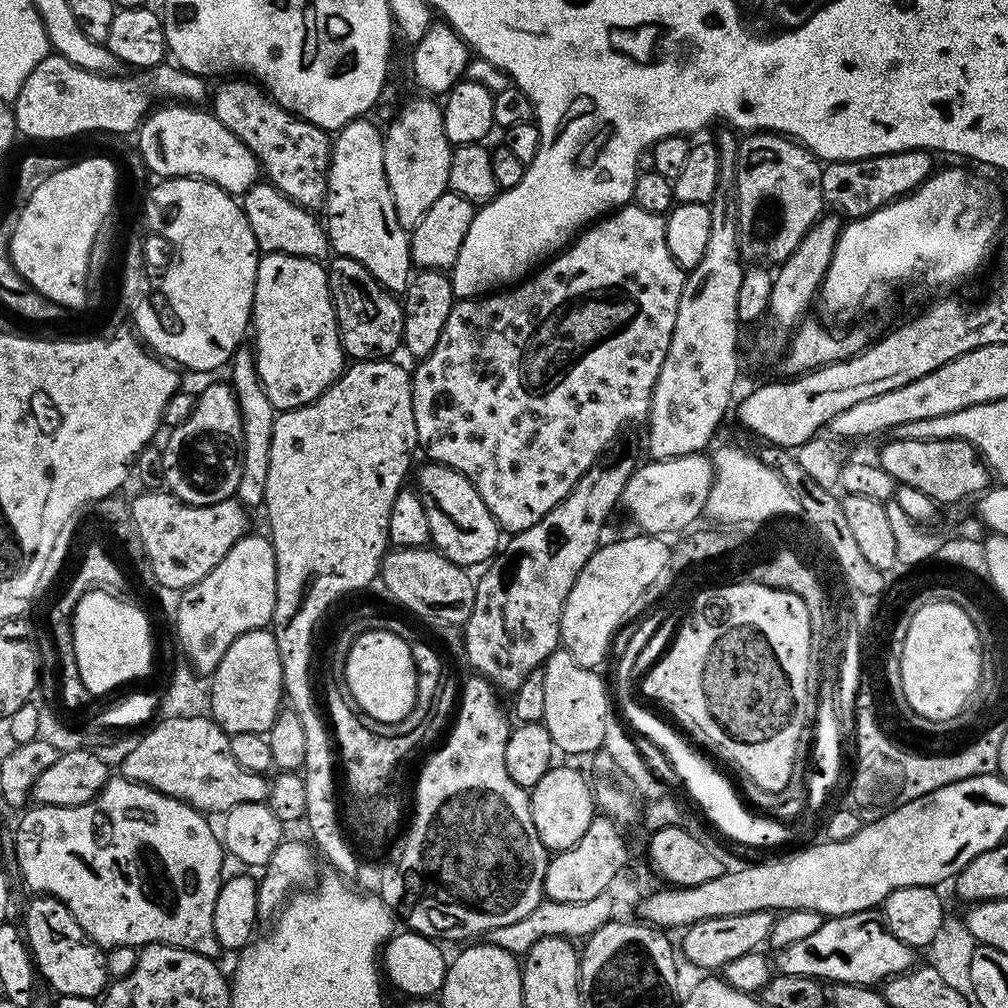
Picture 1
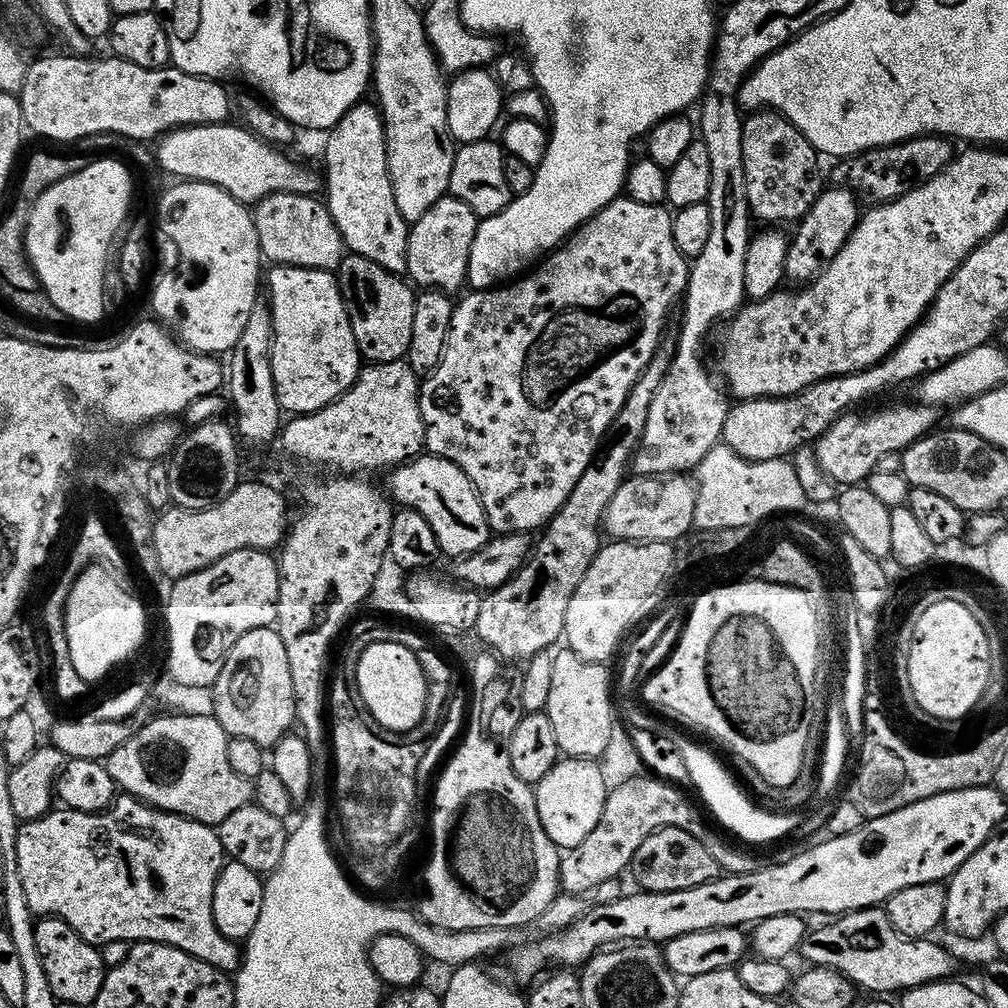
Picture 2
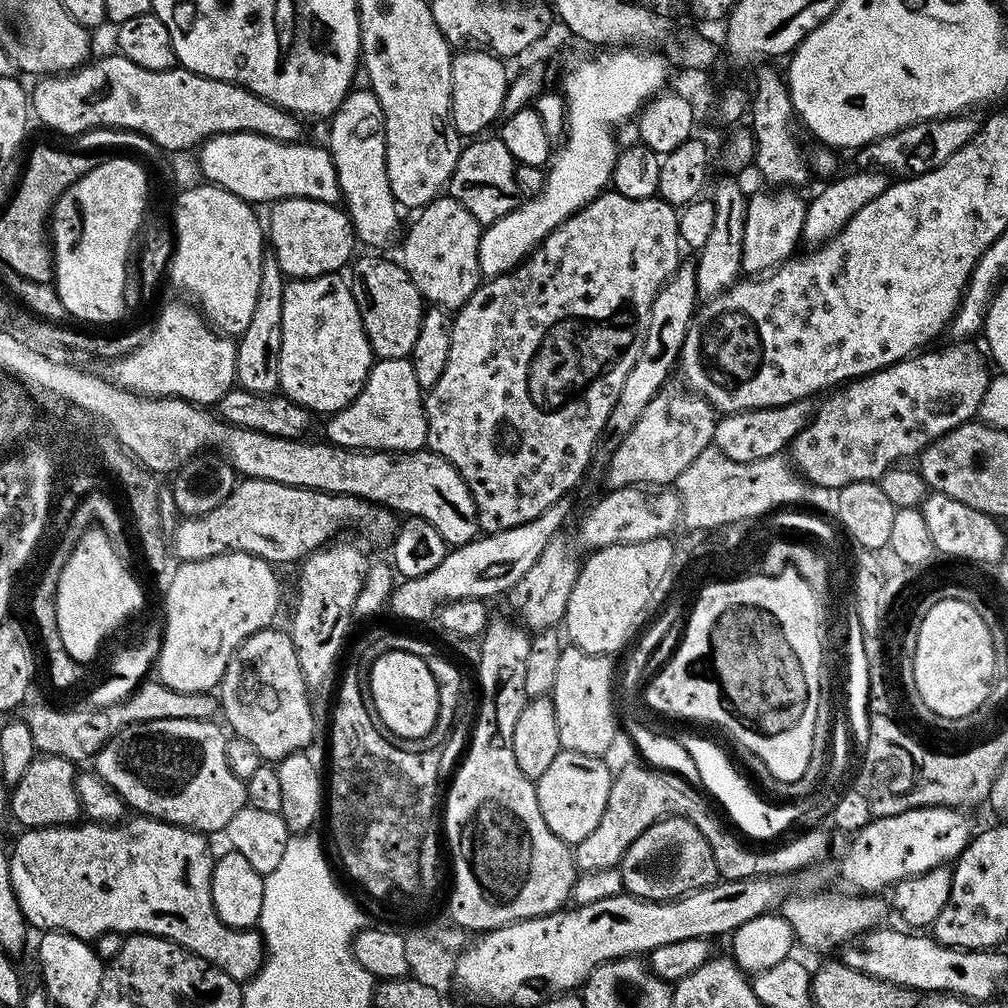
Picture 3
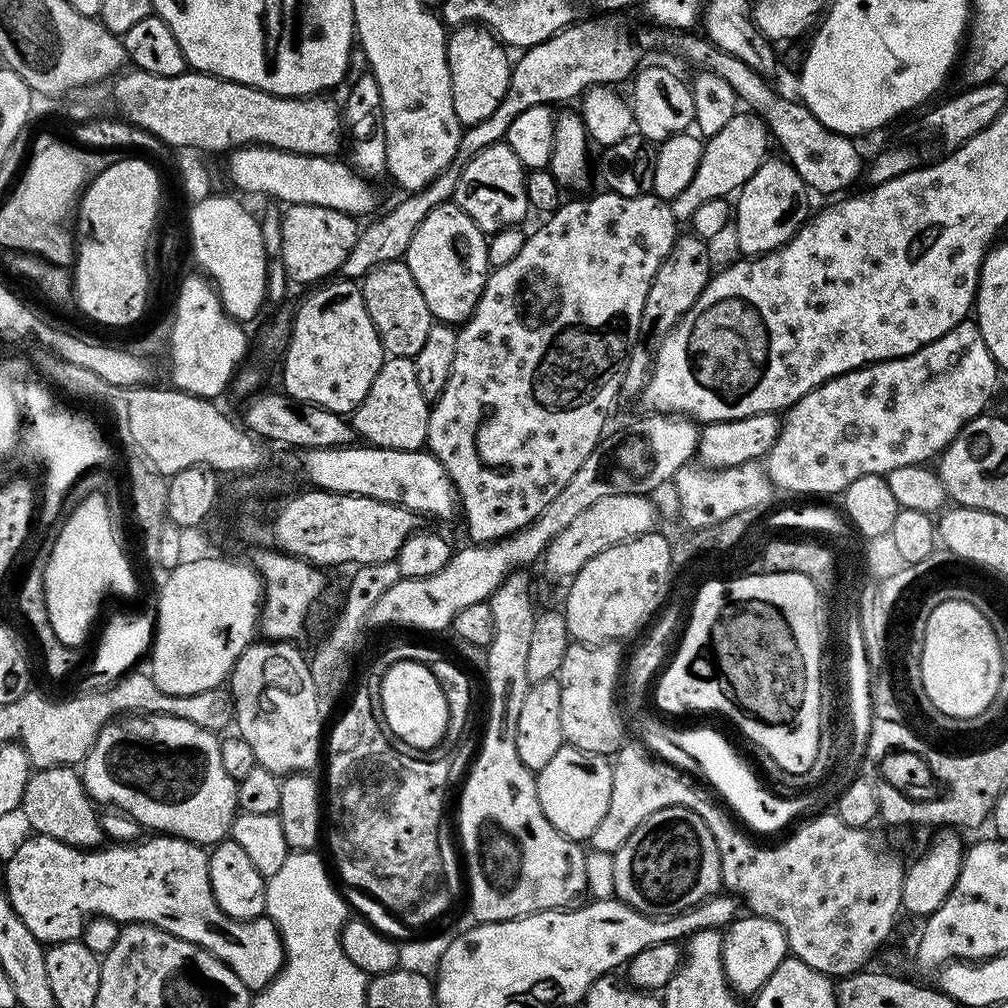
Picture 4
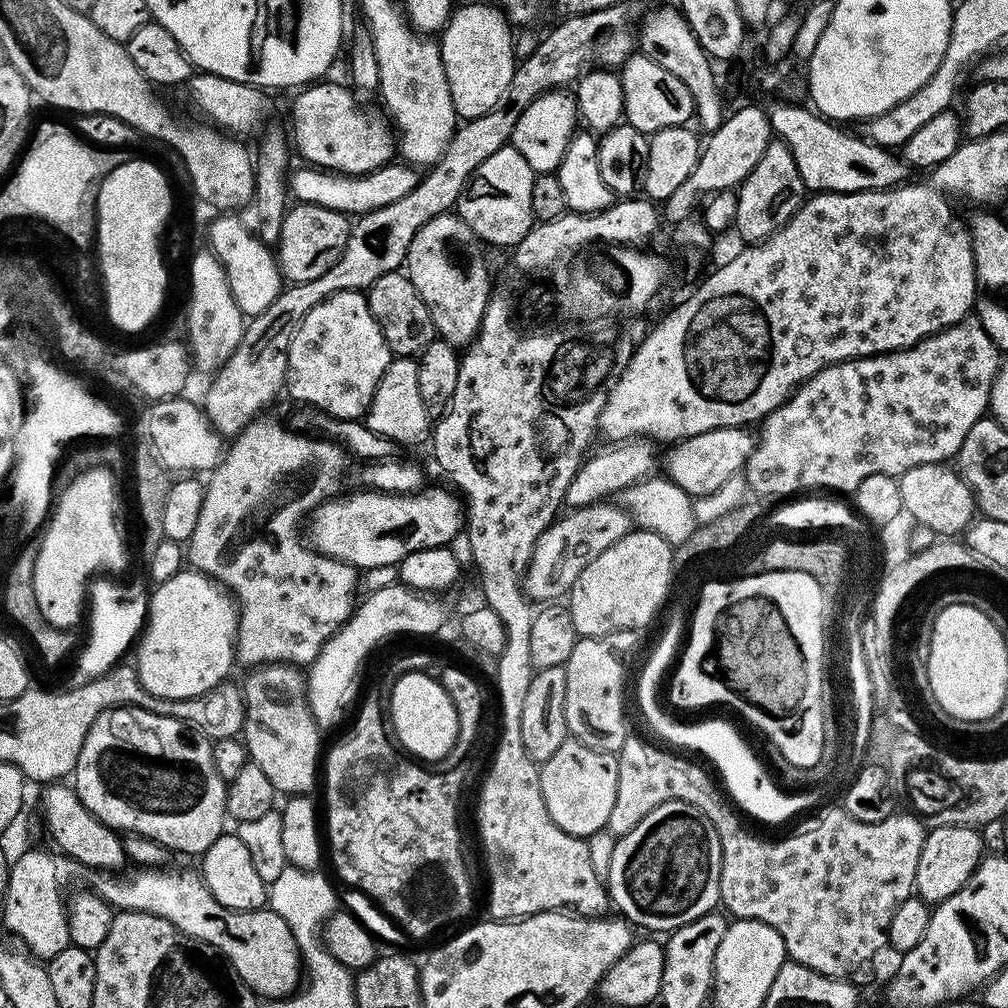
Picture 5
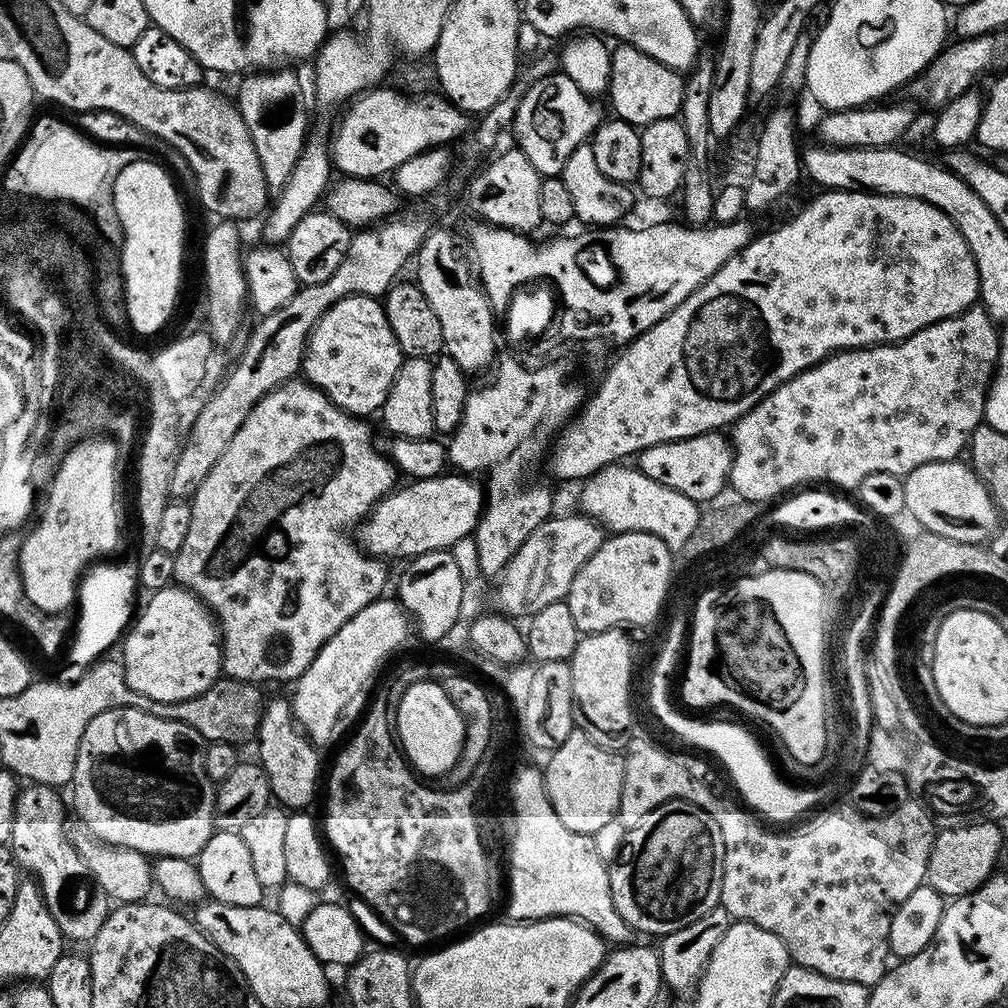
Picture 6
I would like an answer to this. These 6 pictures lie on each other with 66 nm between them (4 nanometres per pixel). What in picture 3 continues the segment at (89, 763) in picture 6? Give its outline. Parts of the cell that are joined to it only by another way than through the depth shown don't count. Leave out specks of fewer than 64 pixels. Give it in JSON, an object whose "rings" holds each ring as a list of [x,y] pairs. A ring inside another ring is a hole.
{"rings":[[[186,718],[129,723],[100,747],[94,757],[94,770],[123,798],[133,813],[192,828],[196,832],[223,833],[230,818],[246,807],[248,795],[244,789],[245,781],[239,780],[226,762],[228,740],[224,736],[225,729],[217,724],[212,720]]]}

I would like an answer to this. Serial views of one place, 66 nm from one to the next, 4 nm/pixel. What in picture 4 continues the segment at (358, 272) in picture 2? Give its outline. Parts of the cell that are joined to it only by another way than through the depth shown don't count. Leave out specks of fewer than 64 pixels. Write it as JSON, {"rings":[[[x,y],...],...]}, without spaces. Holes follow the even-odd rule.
{"rings":[[[403,259],[375,264],[359,285],[362,302],[366,302],[366,314],[370,314],[370,322],[374,322],[374,330],[378,330],[378,338],[389,357],[408,350],[404,348],[415,350],[425,344],[434,321],[430,306],[426,306],[426,298],[422,298],[422,290],[418,290],[418,282],[414,282],[414,274],[410,274]]]}

